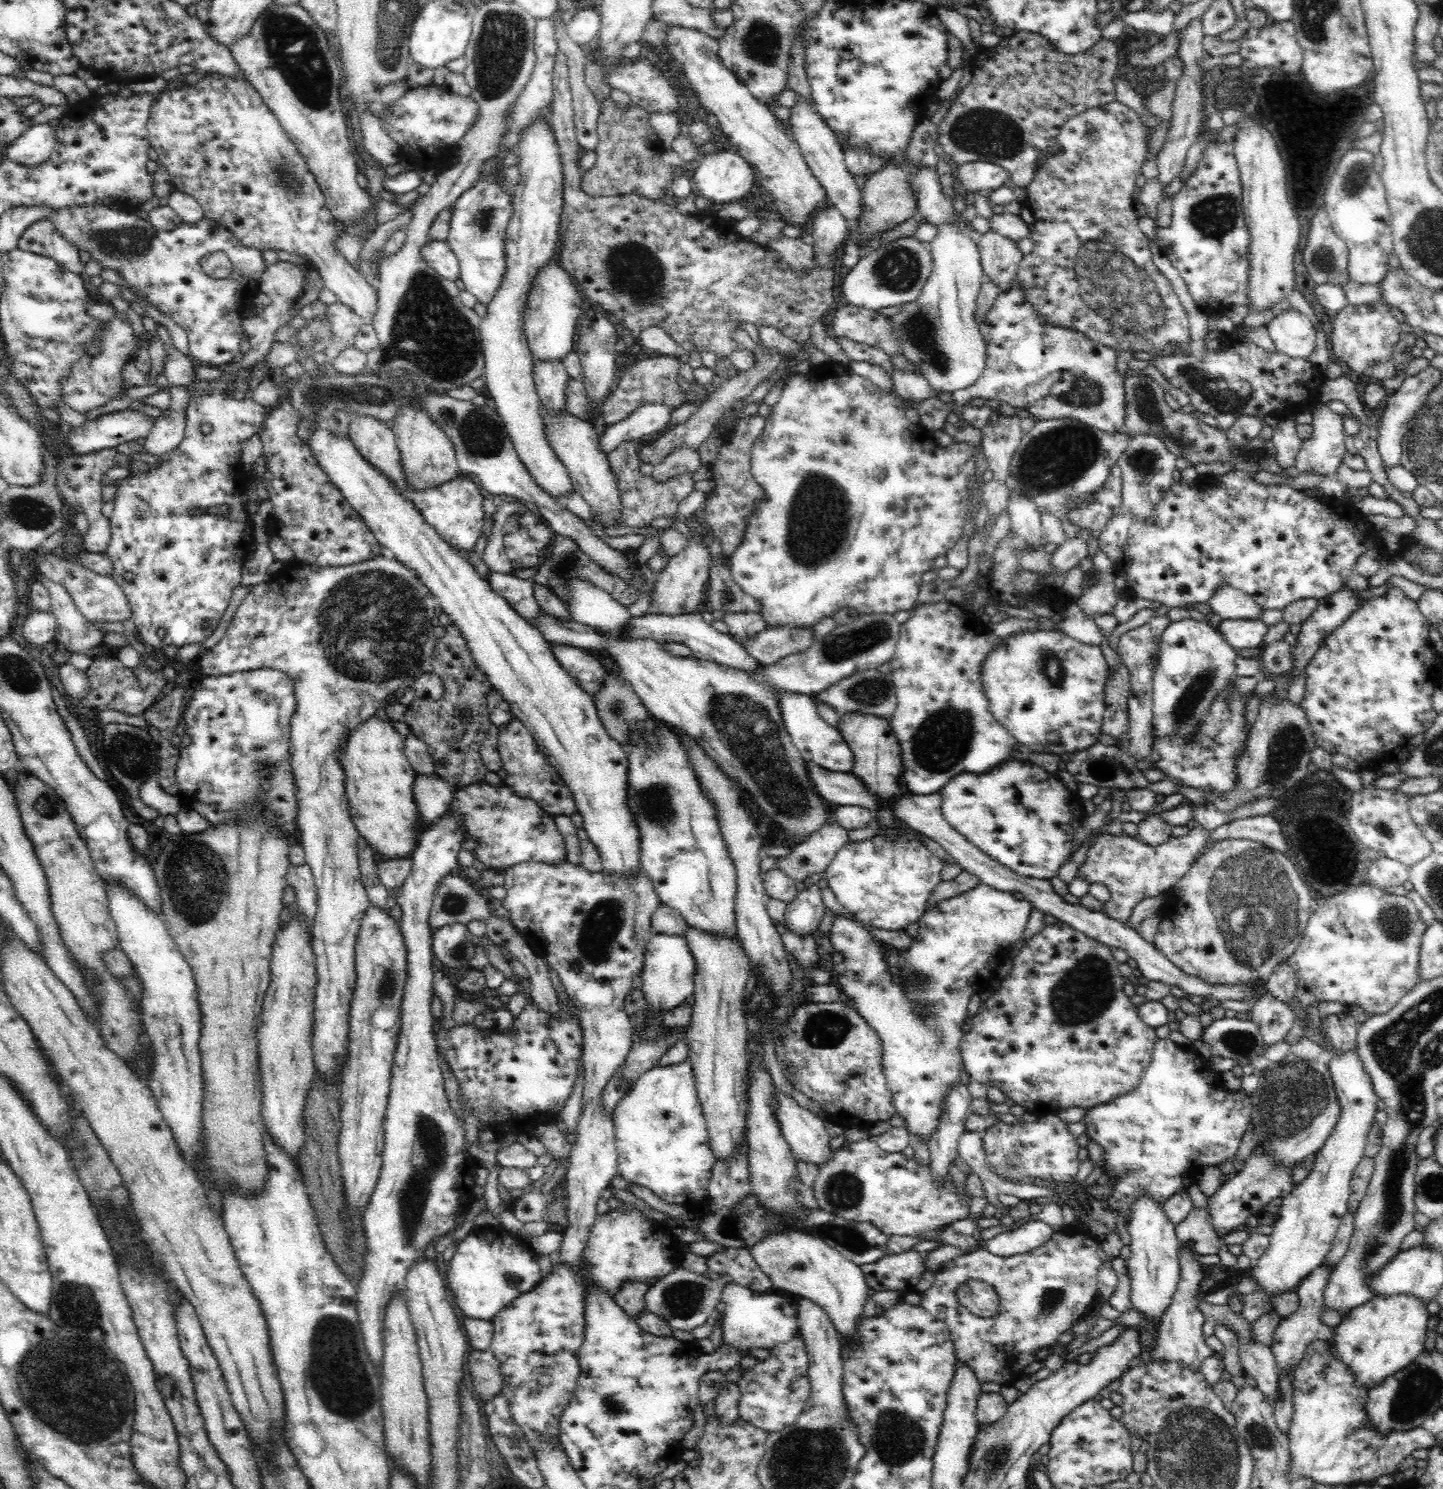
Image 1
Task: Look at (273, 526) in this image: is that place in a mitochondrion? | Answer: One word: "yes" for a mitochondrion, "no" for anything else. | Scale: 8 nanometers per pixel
no

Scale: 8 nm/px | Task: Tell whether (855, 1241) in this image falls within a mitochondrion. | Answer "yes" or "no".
yes

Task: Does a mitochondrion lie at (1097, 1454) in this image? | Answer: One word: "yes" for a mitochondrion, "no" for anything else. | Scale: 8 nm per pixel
no

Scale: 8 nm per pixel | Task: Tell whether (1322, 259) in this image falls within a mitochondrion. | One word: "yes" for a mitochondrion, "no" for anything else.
yes

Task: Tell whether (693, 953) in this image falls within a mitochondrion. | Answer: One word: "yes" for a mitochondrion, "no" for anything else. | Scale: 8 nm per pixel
no

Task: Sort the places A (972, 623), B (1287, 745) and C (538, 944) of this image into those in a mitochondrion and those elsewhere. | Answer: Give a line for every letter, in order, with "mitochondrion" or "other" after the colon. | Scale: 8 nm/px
A: other
B: mitochondrion
C: other

